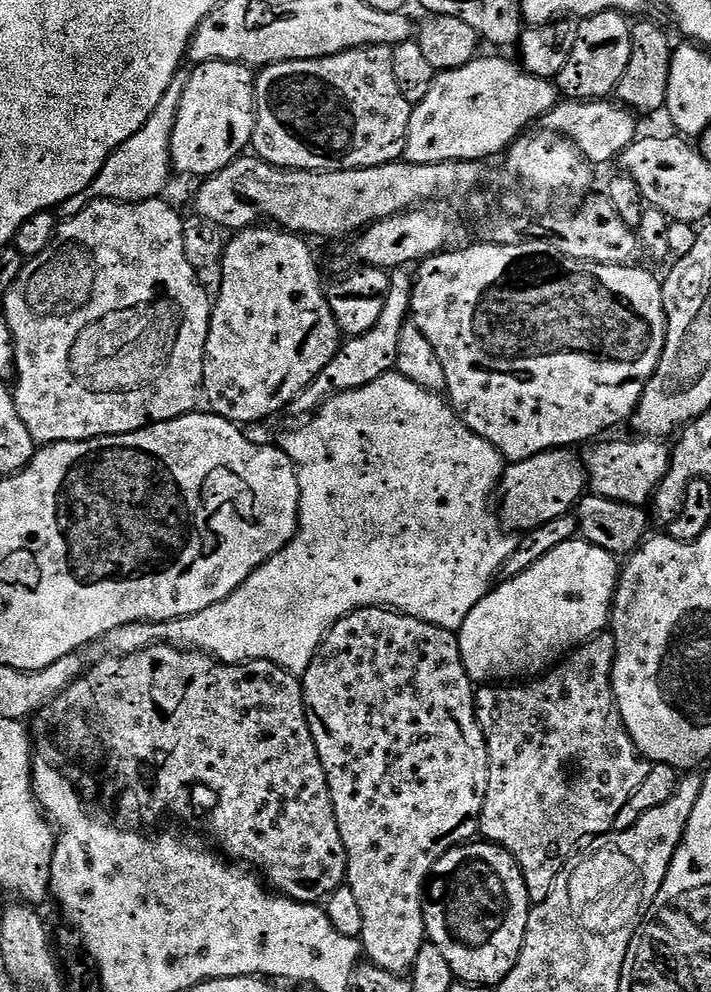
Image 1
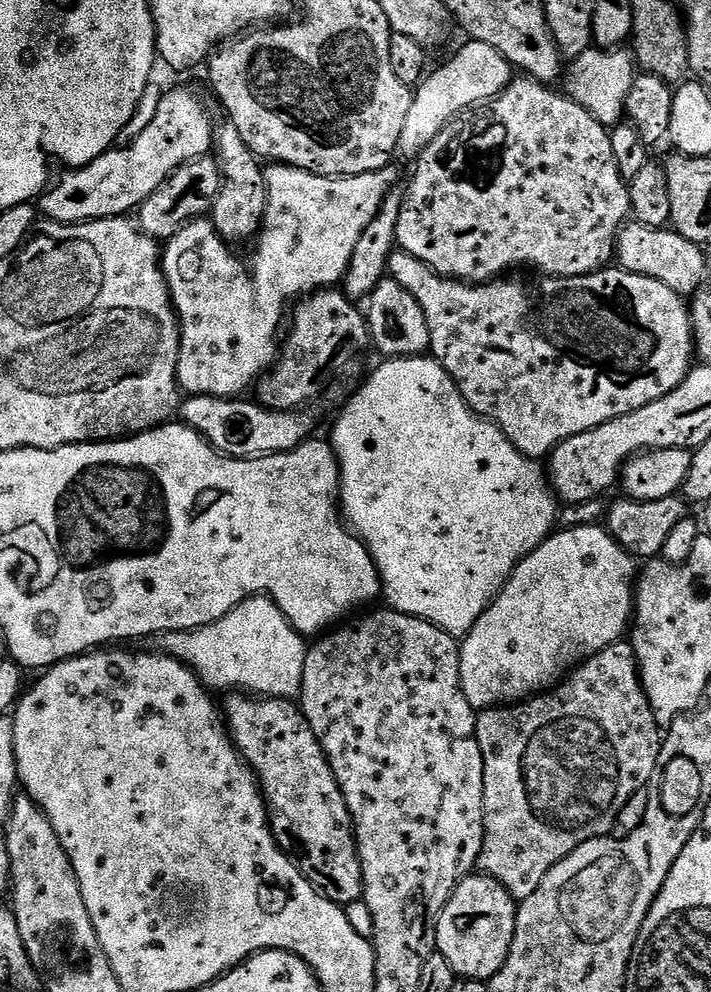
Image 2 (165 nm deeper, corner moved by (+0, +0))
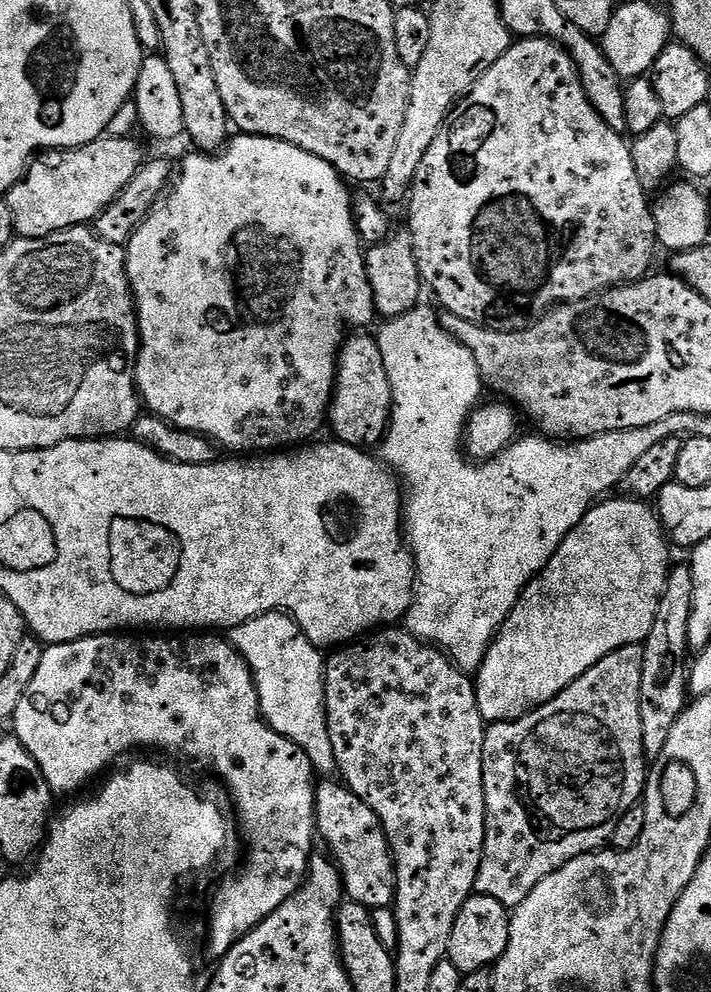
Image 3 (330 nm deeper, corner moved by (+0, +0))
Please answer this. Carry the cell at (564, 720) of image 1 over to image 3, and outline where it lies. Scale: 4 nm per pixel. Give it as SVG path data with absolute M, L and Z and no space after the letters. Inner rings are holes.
M638 644L622 646L602 662L590 666L582 678L578 678L566 690L562 690L549 704L541 704L532 712L527 712L517 720L503 720L497 724L488 724L484 734L484 797L486 798L486 842L482 850L482 866L478 870L476 879L476 892L482 896L489 896L498 902L502 902L509 910L516 909L542 882L542 878L550 878L554 870L566 866L574 858L578 858L587 852L594 852L603 849L611 841L614 834L614 826L630 809L641 803L644 786L648 782L650 771L649 757L644 755L644 743L642 742L642 654L643 647Z

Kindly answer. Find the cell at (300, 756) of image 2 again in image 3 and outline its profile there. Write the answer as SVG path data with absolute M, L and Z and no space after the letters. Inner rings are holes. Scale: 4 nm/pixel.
M324 778L316 785L316 831L319 839L328 843L327 851L336 862L344 881L344 892L353 904L361 904L369 910L392 908L396 902L396 863L392 860L392 851L388 845L386 834L382 830L382 822L358 794L354 794L348 785L336 778Z

